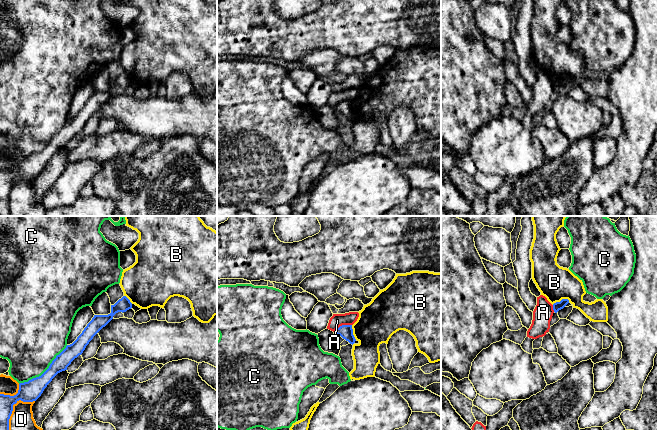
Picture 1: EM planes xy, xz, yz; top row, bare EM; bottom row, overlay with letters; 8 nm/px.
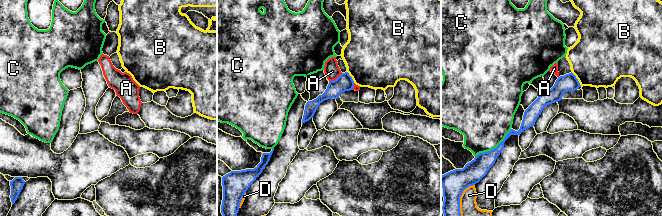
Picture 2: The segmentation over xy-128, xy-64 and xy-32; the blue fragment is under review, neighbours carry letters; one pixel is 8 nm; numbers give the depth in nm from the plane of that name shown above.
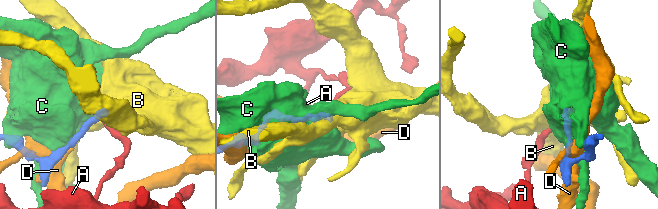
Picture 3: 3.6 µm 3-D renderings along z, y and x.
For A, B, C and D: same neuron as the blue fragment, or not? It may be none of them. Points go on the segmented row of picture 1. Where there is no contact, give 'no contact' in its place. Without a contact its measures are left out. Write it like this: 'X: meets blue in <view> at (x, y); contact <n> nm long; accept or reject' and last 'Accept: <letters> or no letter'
A: meets blue in xz at (342, 325); contact 160 nm long; reject
B: meets blue in yz at (561, 300); contact 150 nm long; reject
C: meets blue in xy at (45, 371); contact 500 nm long; reject
D: meets blue in xy at (12, 407); contact 320 nm long; reject
Accept: no letter

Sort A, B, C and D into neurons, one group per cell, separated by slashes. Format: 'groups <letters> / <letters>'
groups A / B / C / D

